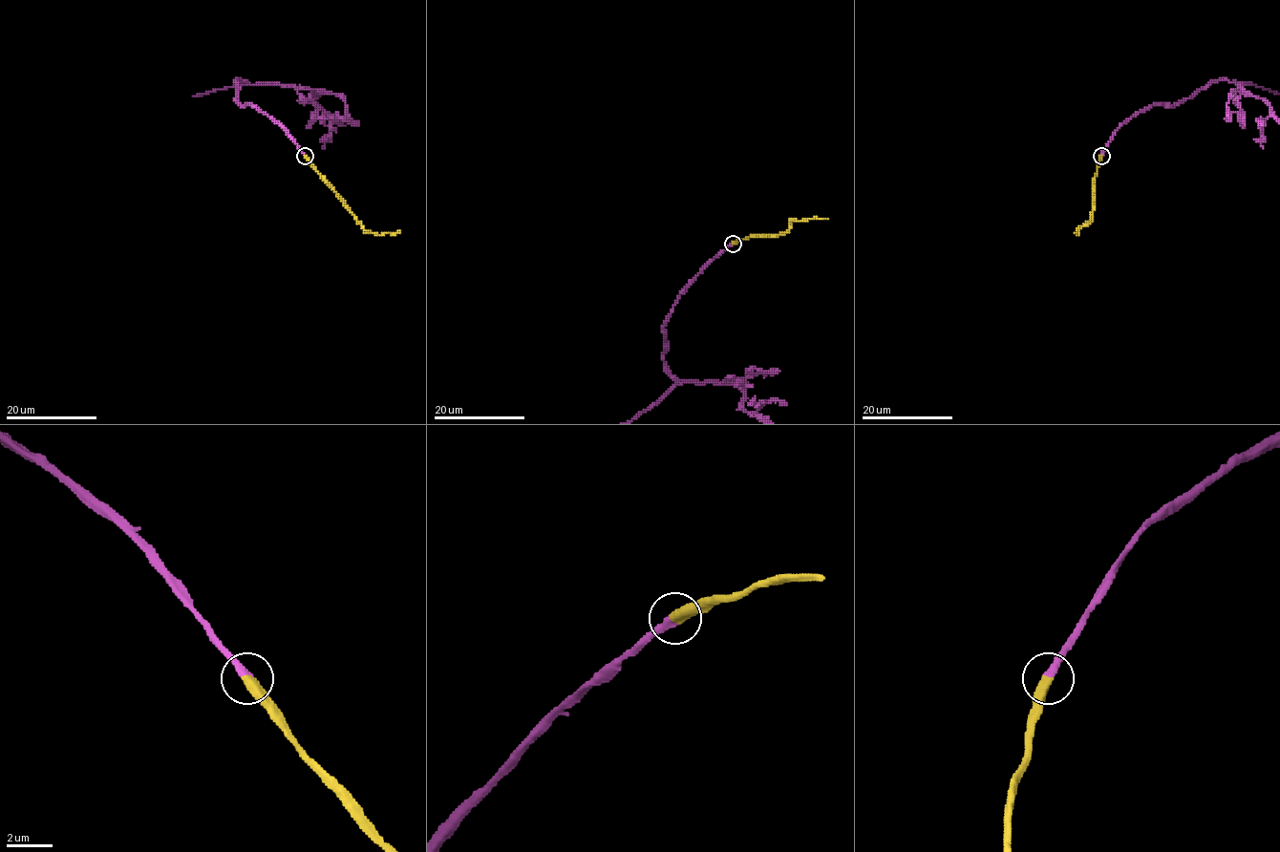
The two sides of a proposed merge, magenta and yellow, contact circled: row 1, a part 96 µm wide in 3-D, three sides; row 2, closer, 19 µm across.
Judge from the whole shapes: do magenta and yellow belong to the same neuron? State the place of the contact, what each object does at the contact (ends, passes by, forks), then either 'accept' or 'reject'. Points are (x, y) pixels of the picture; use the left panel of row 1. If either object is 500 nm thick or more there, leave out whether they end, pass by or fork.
place (305, 156); magenta ends; yellow ends; accept

